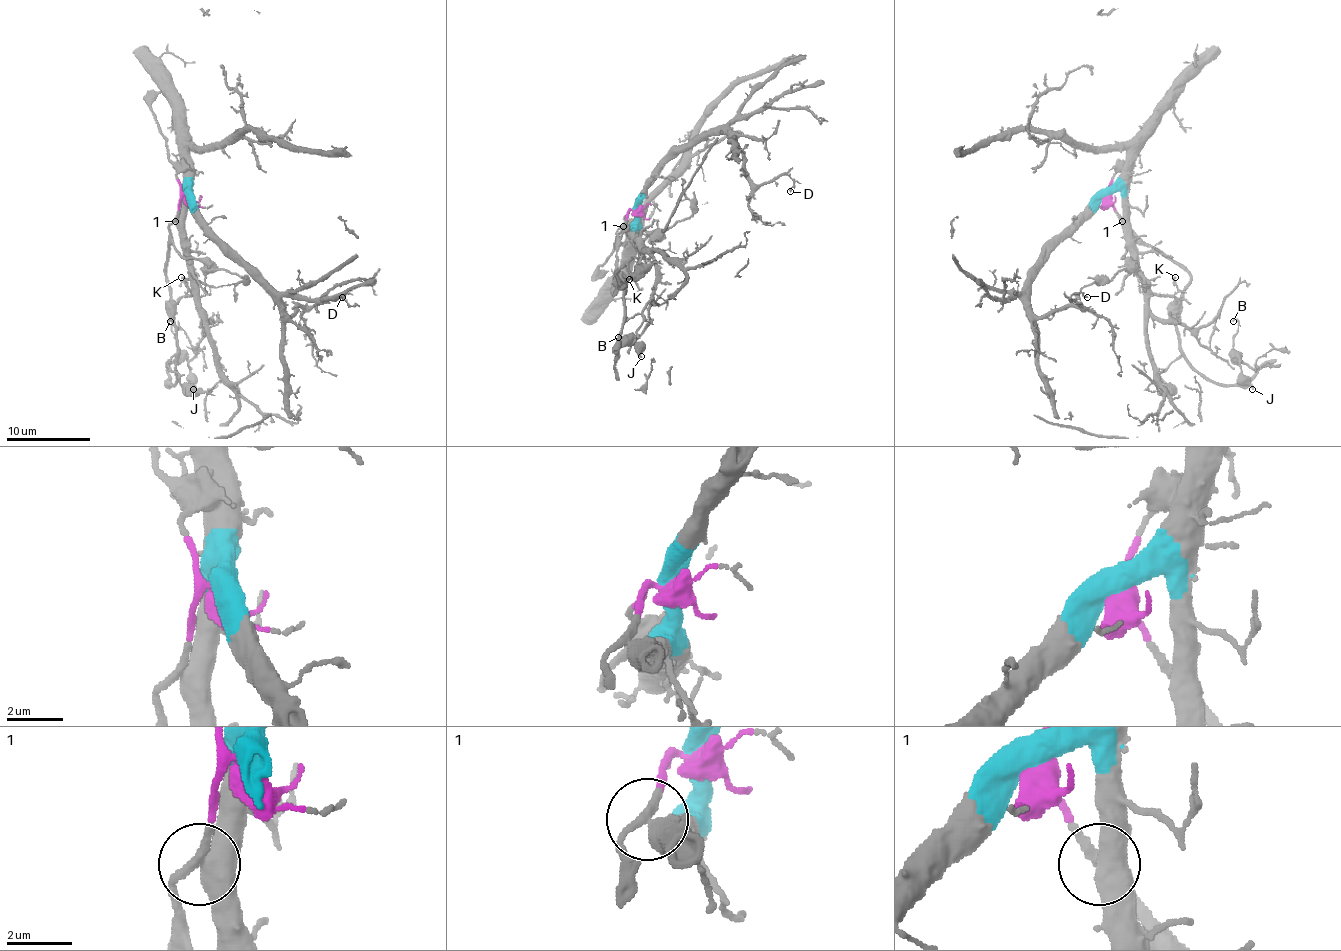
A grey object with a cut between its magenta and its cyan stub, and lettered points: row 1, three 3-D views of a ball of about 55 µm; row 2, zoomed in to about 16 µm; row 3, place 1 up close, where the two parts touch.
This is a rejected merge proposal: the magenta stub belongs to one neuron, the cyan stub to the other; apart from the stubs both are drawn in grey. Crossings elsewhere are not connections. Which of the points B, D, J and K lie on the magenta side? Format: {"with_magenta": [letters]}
{"with_magenta": ["B", "J"]}

